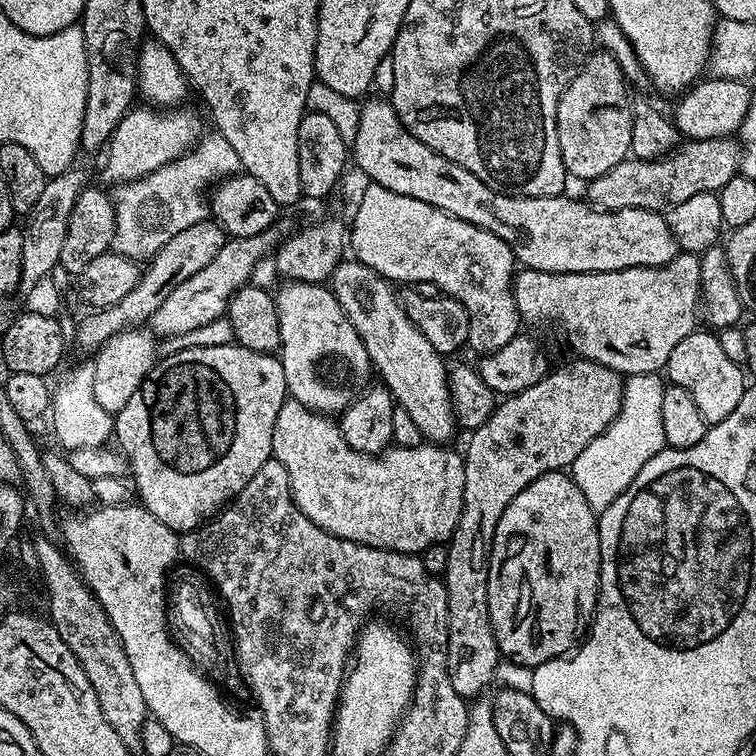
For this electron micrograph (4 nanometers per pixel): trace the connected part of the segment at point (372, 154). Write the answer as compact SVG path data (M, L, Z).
M365 99L359 105L357 134L350 143L350 156L354 164L365 172L369 181L382 185L384 189L427 202L463 221L478 225L482 230L490 230L490 234L498 234L498 238L502 238L502 242L506 242L506 246L510 246L516 255L517 265L543 272L613 272L634 266L662 266L676 256L676 239L674 234L670 234L668 221L661 213L637 208L605 212L603 208L583 199L571 200L568 194L508 196L505 192L495 192L480 178L475 178L470 171L458 166L458 162L450 162L450 158L442 158L442 154L430 150L430 146L418 142L418 138L414 138L414 134L402 126L391 99L375 99Z

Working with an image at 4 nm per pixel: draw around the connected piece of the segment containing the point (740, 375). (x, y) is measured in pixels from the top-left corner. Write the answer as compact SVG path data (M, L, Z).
M697 330L682 338L682 342L678 342L678 346L674 346L674 351L670 354L666 376L671 383L682 386L682 390L690 393L690 398L694 398L702 418L709 426L734 414L734 406L742 402L742 394L746 387L745 369L735 364L723 352L719 335L712 330Z

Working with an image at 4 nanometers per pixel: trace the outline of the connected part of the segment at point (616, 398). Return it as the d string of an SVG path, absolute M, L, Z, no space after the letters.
M573 359L573 364L565 368L549 371L534 386L505 396L496 409L469 436L468 449L463 449L464 469L466 470L466 490L462 502L462 514L458 526L448 541L446 570L442 577L448 595L448 673L454 690L465 698L480 698L485 695L488 683L496 680L496 667L502 663L500 647L490 626L488 609L488 559L492 553L494 530L498 530L498 518L502 510L534 482L547 472L567 469L586 450L586 446L598 434L602 434L614 422L624 401L625 377L593 360Z

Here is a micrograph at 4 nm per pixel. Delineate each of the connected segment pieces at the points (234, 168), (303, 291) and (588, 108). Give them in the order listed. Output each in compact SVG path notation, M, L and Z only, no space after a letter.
M205 131L191 151L123 185L124 232L113 231L111 251L137 262L151 260L158 250L162 250L162 246L166 246L166 242L170 242L170 238L174 238L174 234L182 234L182 230L209 219L210 204L206 193L220 181L240 171L238 153L232 149L230 142L226 142L218 131Z
M293 280L281 283L274 295L280 327L278 355L282 370L286 370L289 397L312 412L343 413L356 401L358 390L369 387L374 376L366 346L362 346L362 338L358 338L358 330L354 330L346 318L331 287L324 284Z
M596 50L585 57L574 78L567 84L561 94L556 111L556 129L558 130L559 149L562 150L562 160L565 173L577 176L581 182L598 178L613 166L623 161L631 151L633 138L633 120L630 91L624 72L614 61L612 55L603 50Z

